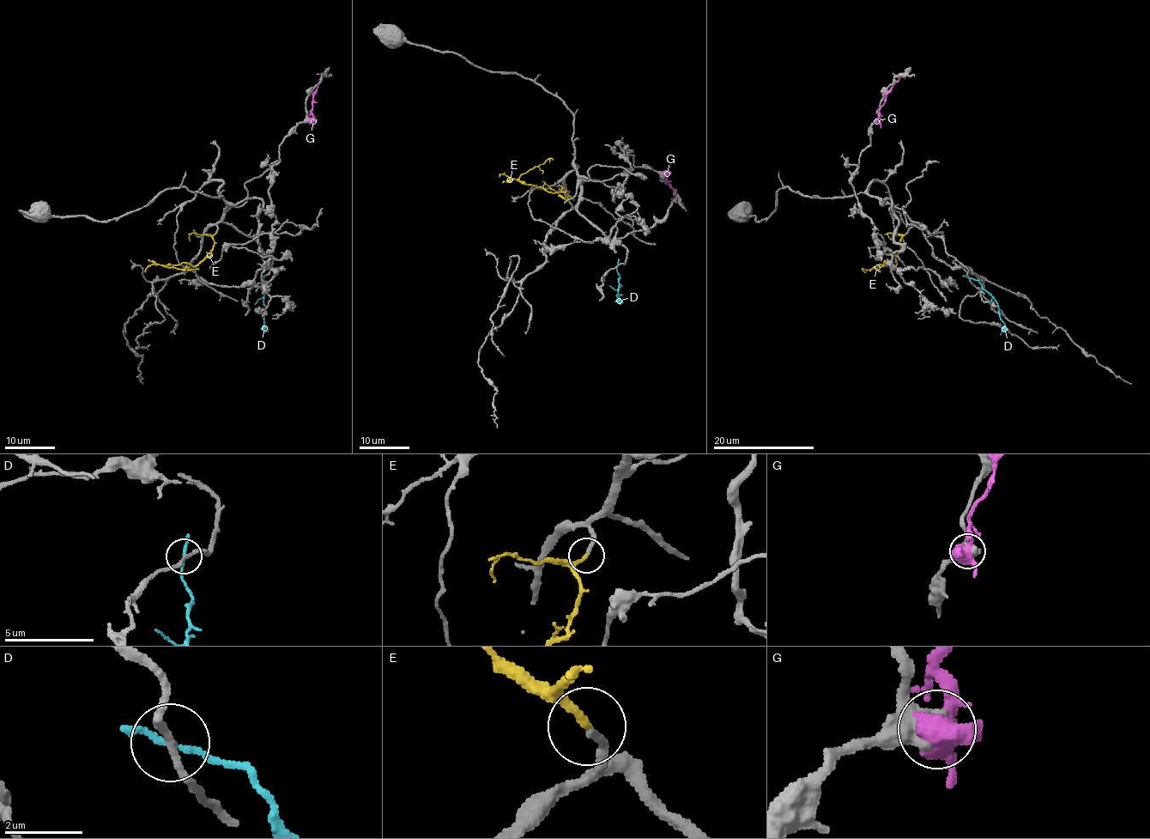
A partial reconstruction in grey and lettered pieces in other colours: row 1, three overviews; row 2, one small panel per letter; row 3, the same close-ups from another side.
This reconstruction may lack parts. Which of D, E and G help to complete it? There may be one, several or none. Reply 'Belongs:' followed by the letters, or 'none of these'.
Belongs: E

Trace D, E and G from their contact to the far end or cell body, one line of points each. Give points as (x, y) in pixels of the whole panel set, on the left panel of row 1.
D: (263, 277), (265, 281), (263, 334)
E: (216, 234), (212, 237), (214, 250), (195, 266), (187, 262), (165, 266), (198, 270)
G: (311, 120), (313, 94), (321, 77), (317, 73)

